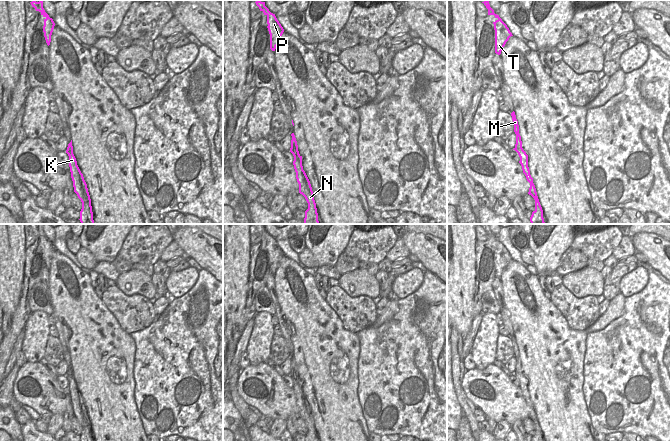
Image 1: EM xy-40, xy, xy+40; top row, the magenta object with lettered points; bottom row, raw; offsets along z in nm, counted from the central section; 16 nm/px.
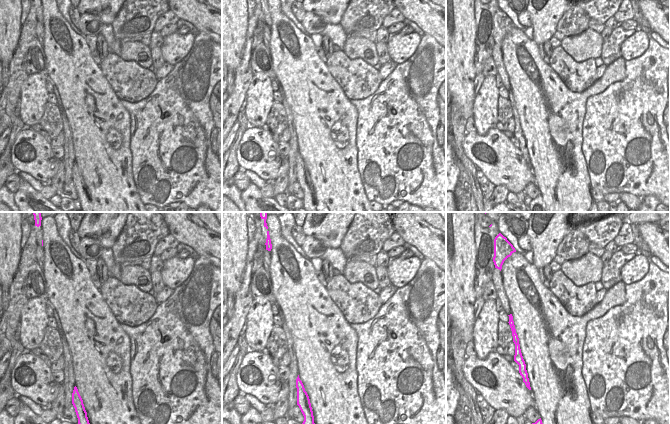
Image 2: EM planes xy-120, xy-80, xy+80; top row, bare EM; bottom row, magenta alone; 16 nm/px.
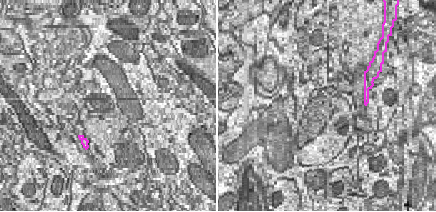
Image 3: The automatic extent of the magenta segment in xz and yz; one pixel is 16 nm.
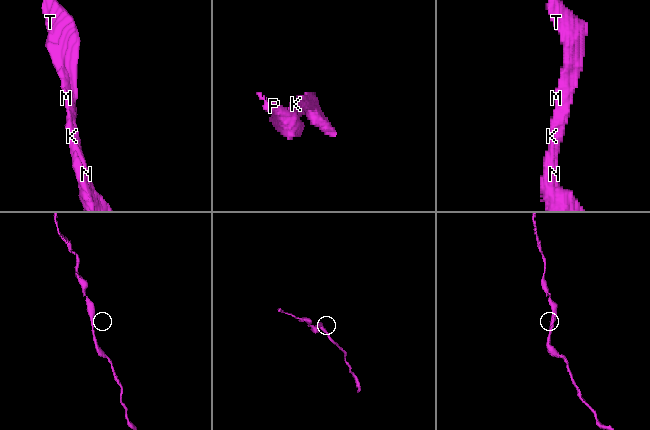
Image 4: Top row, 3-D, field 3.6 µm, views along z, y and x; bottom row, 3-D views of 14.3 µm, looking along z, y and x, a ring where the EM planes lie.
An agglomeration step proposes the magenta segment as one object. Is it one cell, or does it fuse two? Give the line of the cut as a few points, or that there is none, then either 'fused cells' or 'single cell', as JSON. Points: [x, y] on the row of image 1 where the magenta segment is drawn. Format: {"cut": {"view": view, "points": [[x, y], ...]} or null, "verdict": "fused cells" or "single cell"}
{"cut": null, "verdict": "single cell"}

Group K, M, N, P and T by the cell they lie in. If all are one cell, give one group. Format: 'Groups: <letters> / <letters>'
Groups: K M N P T

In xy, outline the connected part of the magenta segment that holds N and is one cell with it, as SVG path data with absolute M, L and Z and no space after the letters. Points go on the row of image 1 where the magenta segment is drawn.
M292 133L291 136L292 140L290 152L294 156L293 165L296 172L296 179L299 184L299 193L305 197L308 203L308 209L305 211L304 224L319 224L312 187L305 171L303 170L302 156L299 154L294 133Z

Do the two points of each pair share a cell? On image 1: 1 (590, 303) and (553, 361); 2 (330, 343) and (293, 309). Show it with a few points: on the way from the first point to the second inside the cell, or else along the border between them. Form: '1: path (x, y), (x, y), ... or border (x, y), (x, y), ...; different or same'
1: border (559, 310), (573, 329), (584, 330), (595, 322); different
2: path (320, 341), (317, 333), (303, 319); same

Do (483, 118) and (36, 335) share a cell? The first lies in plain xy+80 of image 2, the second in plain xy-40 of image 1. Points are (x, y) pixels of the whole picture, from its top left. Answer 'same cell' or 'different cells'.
same cell

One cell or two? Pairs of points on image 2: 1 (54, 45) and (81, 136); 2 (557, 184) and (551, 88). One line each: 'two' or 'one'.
1: one
2: one

